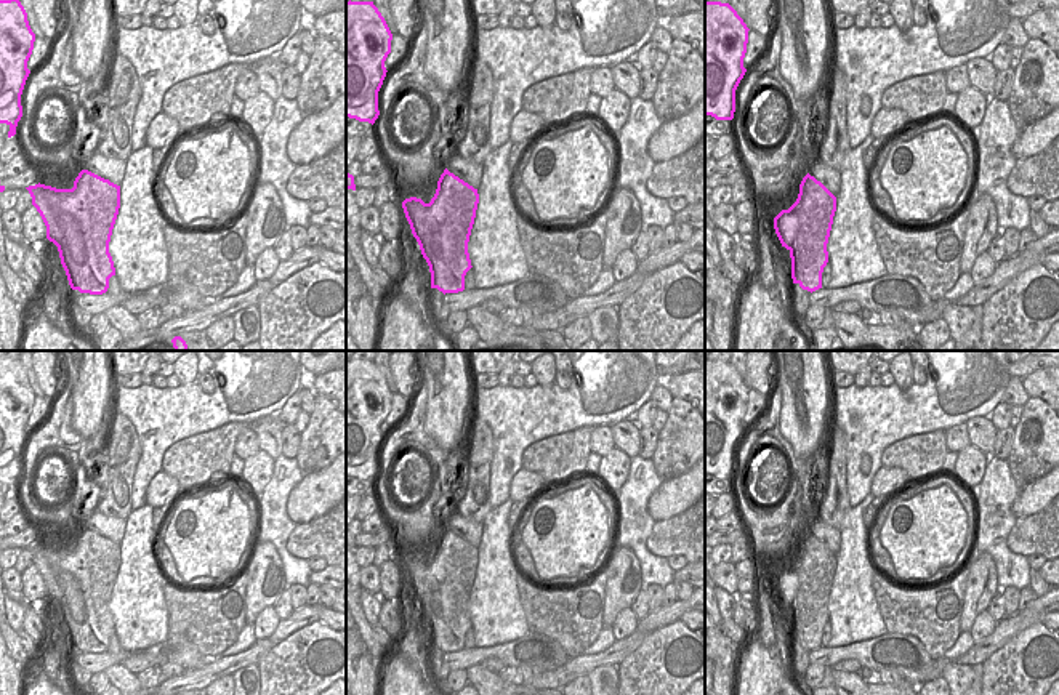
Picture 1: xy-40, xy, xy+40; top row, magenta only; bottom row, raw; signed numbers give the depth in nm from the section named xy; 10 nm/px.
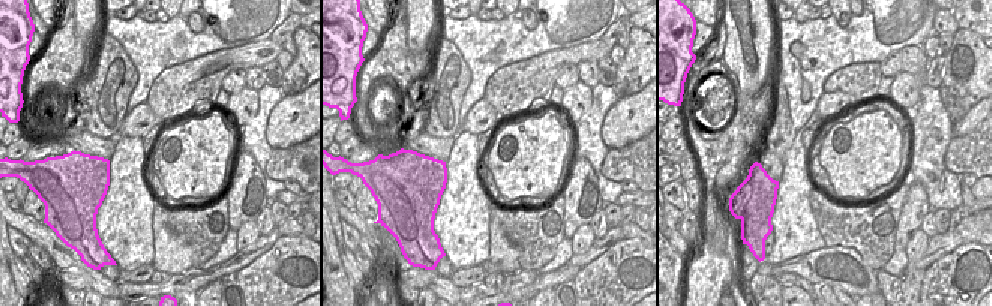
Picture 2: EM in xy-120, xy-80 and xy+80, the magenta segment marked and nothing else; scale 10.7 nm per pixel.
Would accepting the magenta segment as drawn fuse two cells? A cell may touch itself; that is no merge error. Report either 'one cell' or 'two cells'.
two cells

